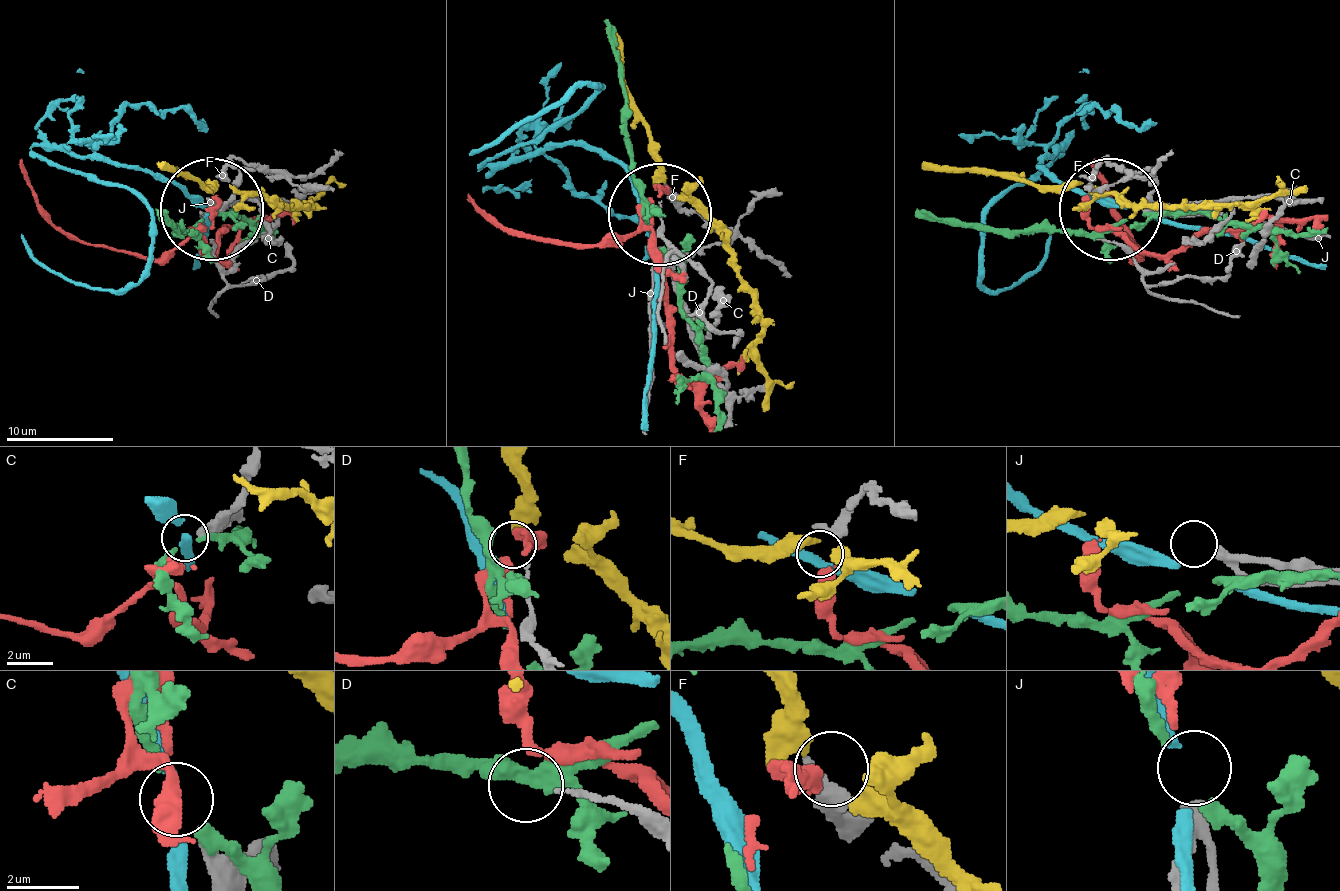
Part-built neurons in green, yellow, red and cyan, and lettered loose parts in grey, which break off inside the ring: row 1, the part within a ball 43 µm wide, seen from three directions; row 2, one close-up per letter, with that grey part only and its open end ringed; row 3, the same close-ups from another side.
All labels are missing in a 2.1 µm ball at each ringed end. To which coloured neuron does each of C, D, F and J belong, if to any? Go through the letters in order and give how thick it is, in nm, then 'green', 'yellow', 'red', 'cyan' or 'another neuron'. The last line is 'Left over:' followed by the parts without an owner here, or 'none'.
C: 340 nm | another neuron
D: 140 nm | another neuron
F: 360 nm | red
J: 320 nm | another neuron
Left over: C, D, J

